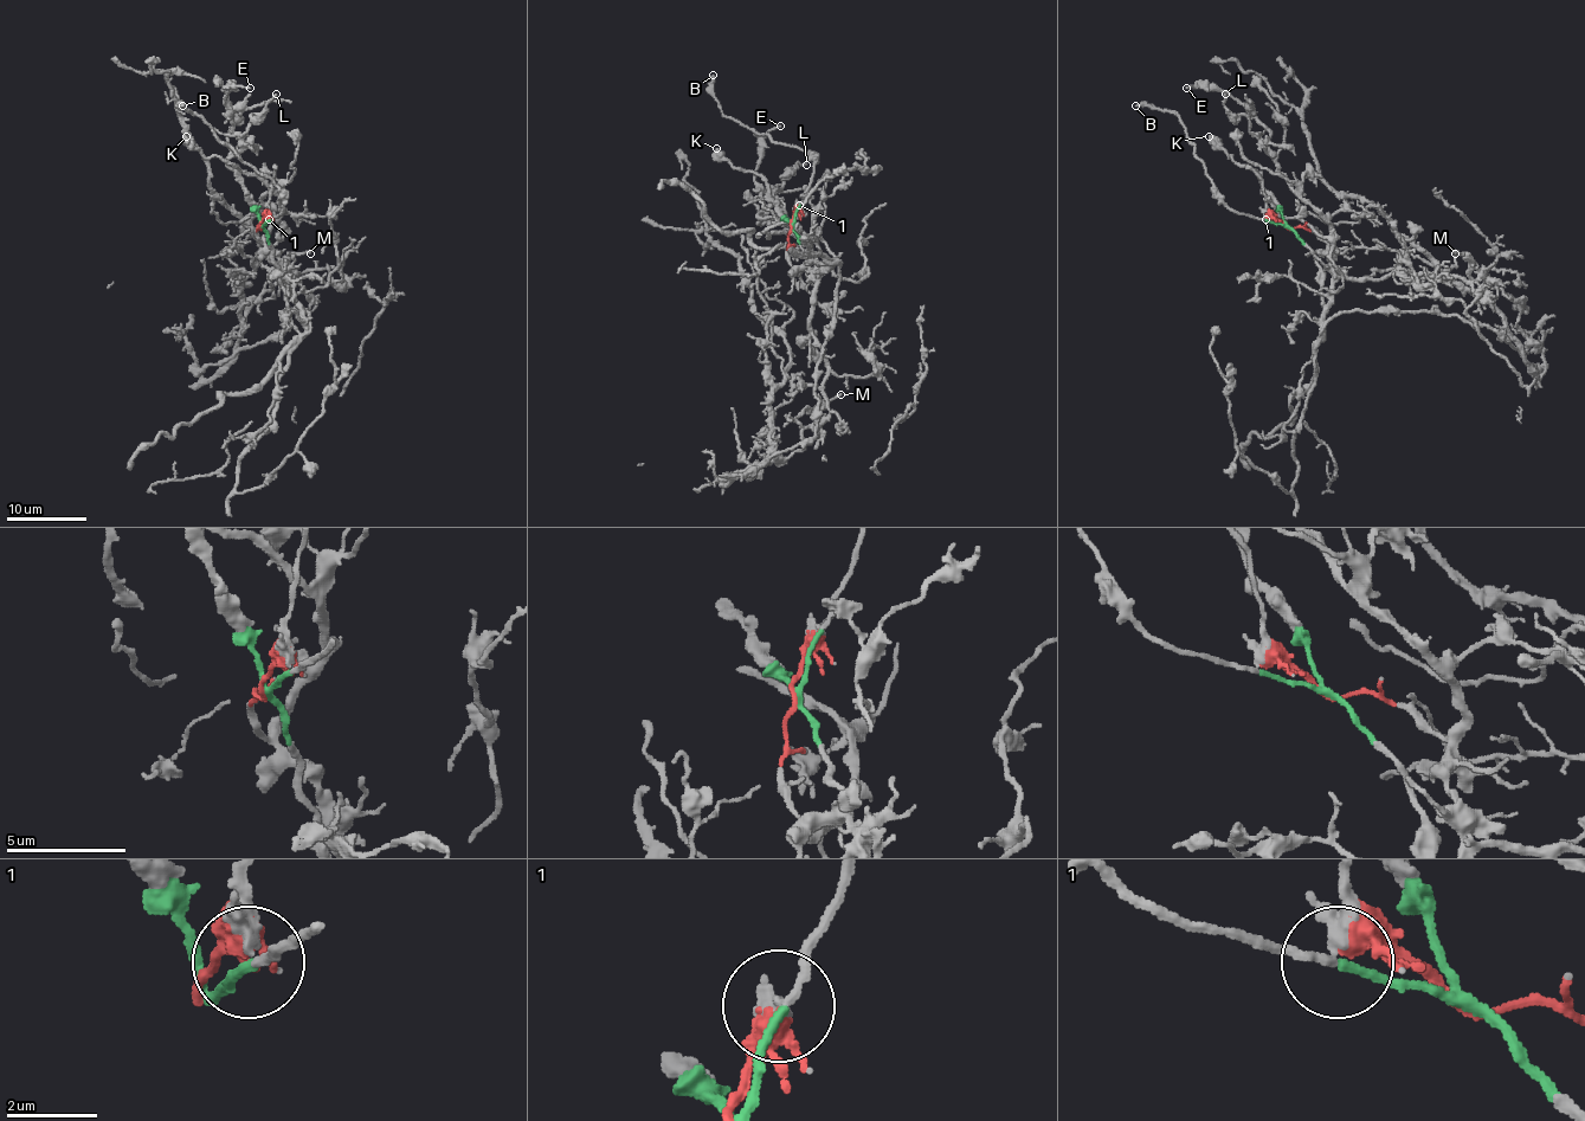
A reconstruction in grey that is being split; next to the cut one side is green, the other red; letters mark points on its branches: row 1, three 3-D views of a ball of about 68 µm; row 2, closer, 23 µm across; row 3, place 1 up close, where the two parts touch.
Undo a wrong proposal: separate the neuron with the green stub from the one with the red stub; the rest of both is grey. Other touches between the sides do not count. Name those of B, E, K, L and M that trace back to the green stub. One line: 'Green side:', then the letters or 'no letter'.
Green side: B, K

